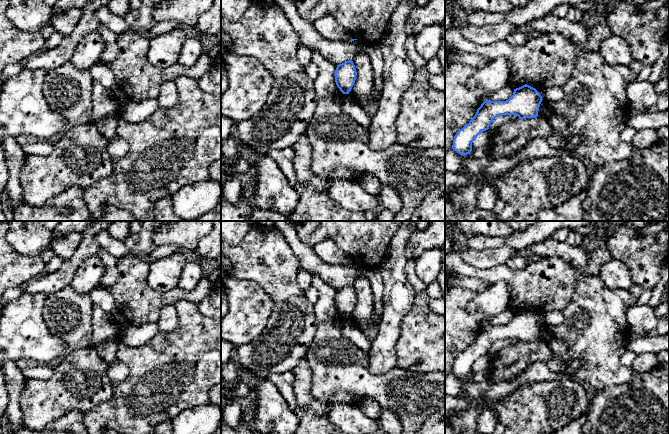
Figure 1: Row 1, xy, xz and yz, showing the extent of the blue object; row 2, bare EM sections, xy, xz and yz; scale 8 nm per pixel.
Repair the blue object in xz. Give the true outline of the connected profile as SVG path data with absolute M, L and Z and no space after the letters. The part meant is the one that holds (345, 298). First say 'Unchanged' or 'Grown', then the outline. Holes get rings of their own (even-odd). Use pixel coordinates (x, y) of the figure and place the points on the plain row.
Unchanged. M349 284L337 289L334 297L337 311L343 318L349 318L357 300L353 285Z

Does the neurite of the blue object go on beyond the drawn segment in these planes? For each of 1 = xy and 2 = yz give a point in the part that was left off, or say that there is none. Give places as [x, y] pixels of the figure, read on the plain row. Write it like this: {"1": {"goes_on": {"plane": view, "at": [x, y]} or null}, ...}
{"1": {"goes_on": null}, "2": {"goes_on": null}}

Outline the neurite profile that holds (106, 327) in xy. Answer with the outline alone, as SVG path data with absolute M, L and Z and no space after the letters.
M92 308L92 347L109 365L118 361L121 323L116 314Z

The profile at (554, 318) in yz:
M553 311L545 314L541 320L545 325L557 326L560 325L564 320L564 315L562 311Z

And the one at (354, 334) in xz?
M344 318L342 326L342 335L349 339L354 345L362 349L365 353L369 353L371 343L360 329L353 327L348 318Z

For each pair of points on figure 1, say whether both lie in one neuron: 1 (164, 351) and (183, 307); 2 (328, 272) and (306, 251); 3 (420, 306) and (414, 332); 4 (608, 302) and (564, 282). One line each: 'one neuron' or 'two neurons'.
1: one neuron
2: one neuron
3: one neuron
4: two neurons

